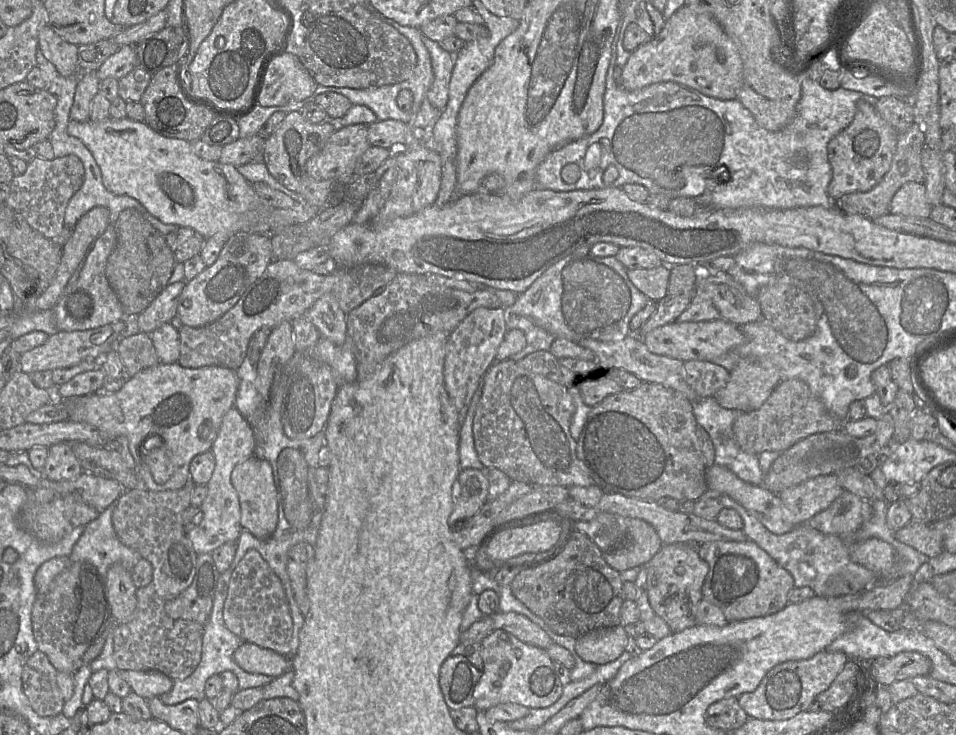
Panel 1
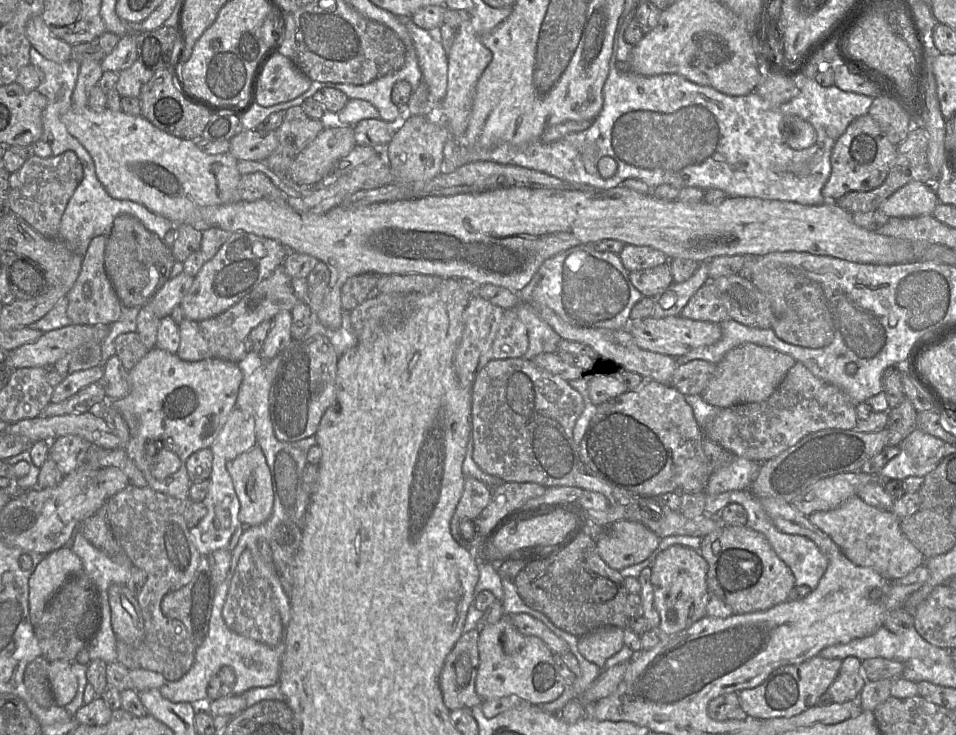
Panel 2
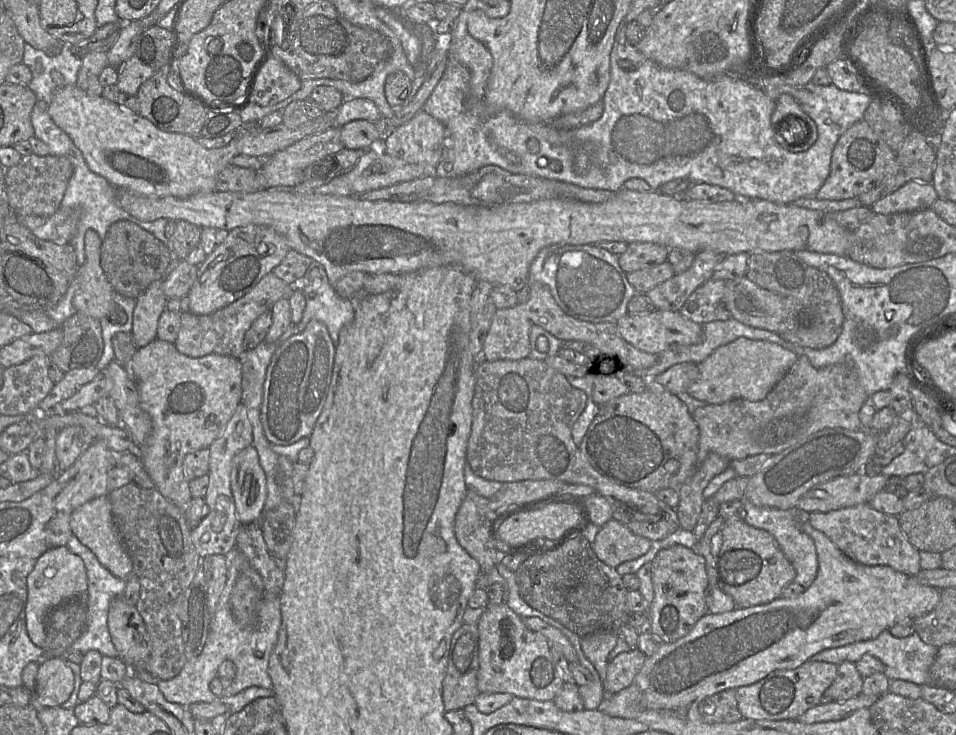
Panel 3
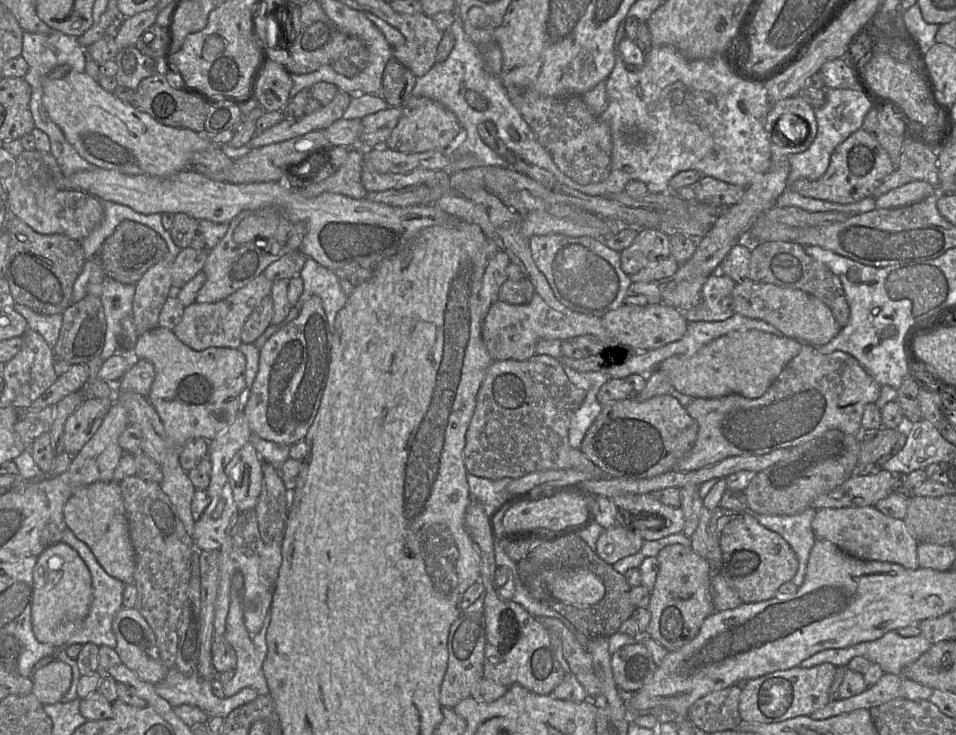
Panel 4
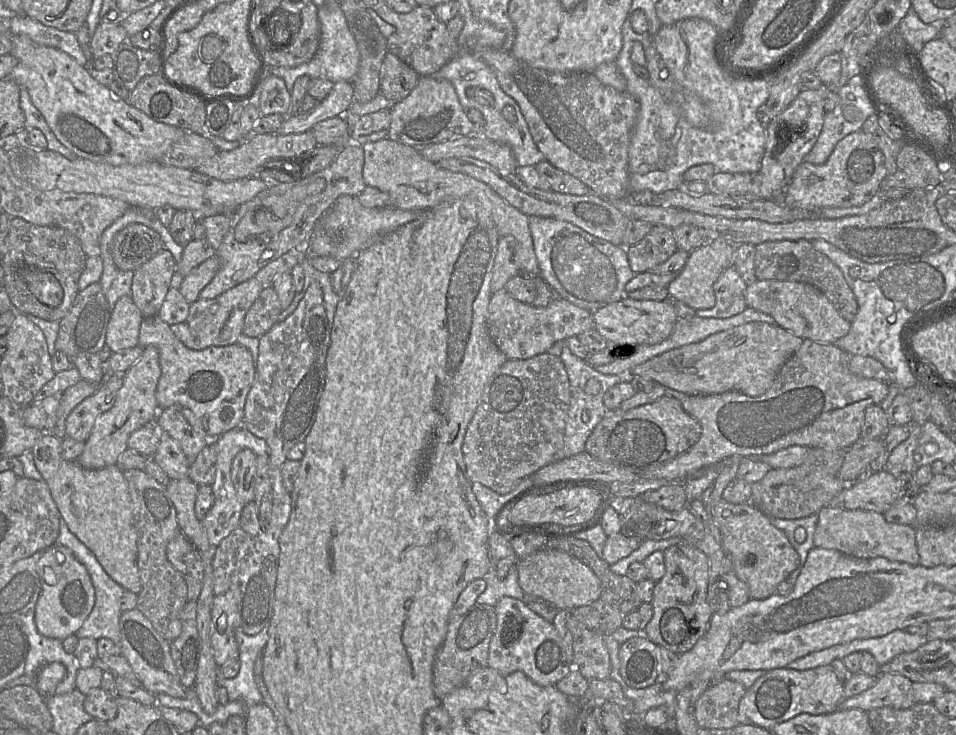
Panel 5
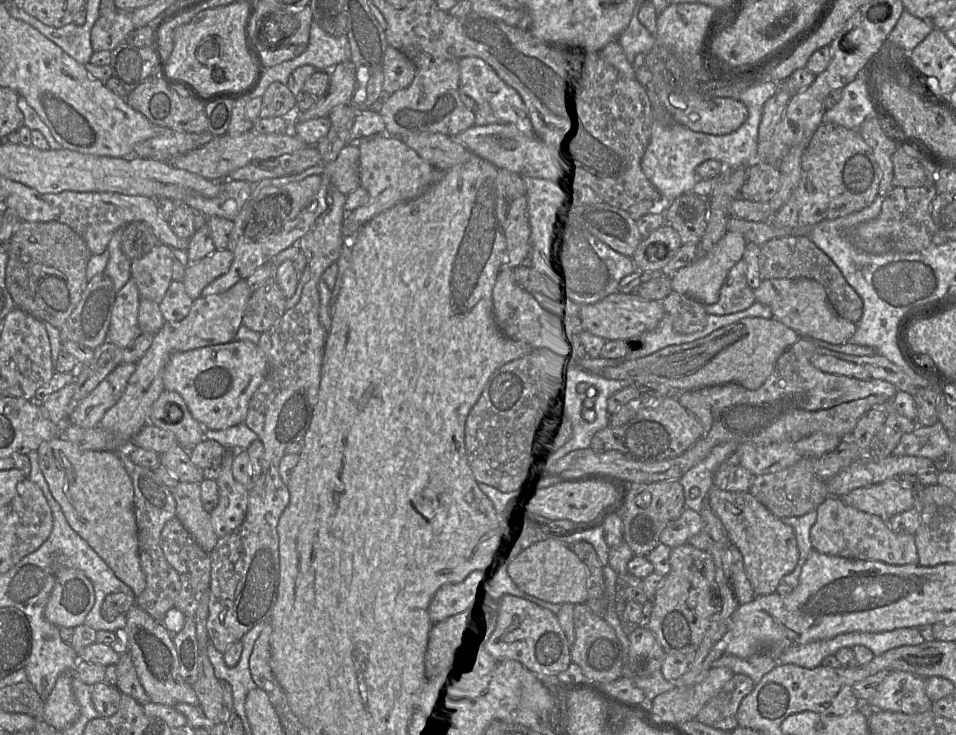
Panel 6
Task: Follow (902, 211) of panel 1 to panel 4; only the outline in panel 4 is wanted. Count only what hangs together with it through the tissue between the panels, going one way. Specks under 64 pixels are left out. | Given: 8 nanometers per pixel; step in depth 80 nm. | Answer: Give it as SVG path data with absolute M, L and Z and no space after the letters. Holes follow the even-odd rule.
M915 180L892 189L876 199L876 209L911 205L939 193L938 188L922 180Z

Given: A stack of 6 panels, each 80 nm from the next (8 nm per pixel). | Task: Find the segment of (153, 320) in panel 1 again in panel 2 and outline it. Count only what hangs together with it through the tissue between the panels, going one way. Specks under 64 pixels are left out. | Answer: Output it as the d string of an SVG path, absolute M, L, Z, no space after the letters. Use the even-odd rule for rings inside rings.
M183 271L163 284L150 301L150 307L158 319L171 315L172 310L181 304L193 280L194 277Z

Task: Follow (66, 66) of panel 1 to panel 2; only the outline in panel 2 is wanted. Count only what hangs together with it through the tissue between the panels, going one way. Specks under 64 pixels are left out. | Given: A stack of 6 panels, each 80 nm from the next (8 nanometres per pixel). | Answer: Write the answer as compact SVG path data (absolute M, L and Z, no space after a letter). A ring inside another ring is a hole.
M35 16L26 24L26 36L38 52L56 63L70 60L72 46L52 34L41 16Z

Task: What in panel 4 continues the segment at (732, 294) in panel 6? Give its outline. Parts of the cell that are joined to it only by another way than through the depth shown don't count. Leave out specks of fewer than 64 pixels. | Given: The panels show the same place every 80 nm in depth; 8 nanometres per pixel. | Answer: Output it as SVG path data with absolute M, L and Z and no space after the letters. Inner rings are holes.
M715 272L707 277L698 306L684 312L688 322L723 321L735 314L732 292L737 283L730 277Z

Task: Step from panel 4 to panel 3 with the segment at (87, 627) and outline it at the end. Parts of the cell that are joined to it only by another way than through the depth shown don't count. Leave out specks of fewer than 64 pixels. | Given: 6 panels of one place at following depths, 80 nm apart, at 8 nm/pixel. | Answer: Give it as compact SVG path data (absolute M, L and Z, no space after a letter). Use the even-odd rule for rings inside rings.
M73 534L66 545L71 552L81 557L84 562L88 590L85 595L87 604L87 629L83 636L77 640L77 644L72 645L68 654L74 651L79 651L82 654L90 650L97 650L102 656L118 657L118 652L114 646L108 628L108 613L111 600L116 596L124 594L126 589L127 579L122 579L113 575L107 568L105 568L97 559L96 555Z

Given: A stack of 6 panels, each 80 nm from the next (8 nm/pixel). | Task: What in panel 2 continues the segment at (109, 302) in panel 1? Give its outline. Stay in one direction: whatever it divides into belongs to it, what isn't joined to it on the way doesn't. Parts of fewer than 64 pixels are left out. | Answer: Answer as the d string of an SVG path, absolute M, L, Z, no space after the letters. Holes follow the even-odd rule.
M108 236L93 237L85 252L81 270L75 284L66 295L68 298L67 316L71 324L76 325L110 325L119 320L121 305L114 287L105 271L104 253Z

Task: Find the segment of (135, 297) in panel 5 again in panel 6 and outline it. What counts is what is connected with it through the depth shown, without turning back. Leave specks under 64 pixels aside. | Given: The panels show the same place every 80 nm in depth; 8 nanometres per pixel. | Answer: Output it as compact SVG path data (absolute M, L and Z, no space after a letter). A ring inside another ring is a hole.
M160 243L149 253L131 262L131 277L135 280L140 299L160 304L172 282L172 248Z

